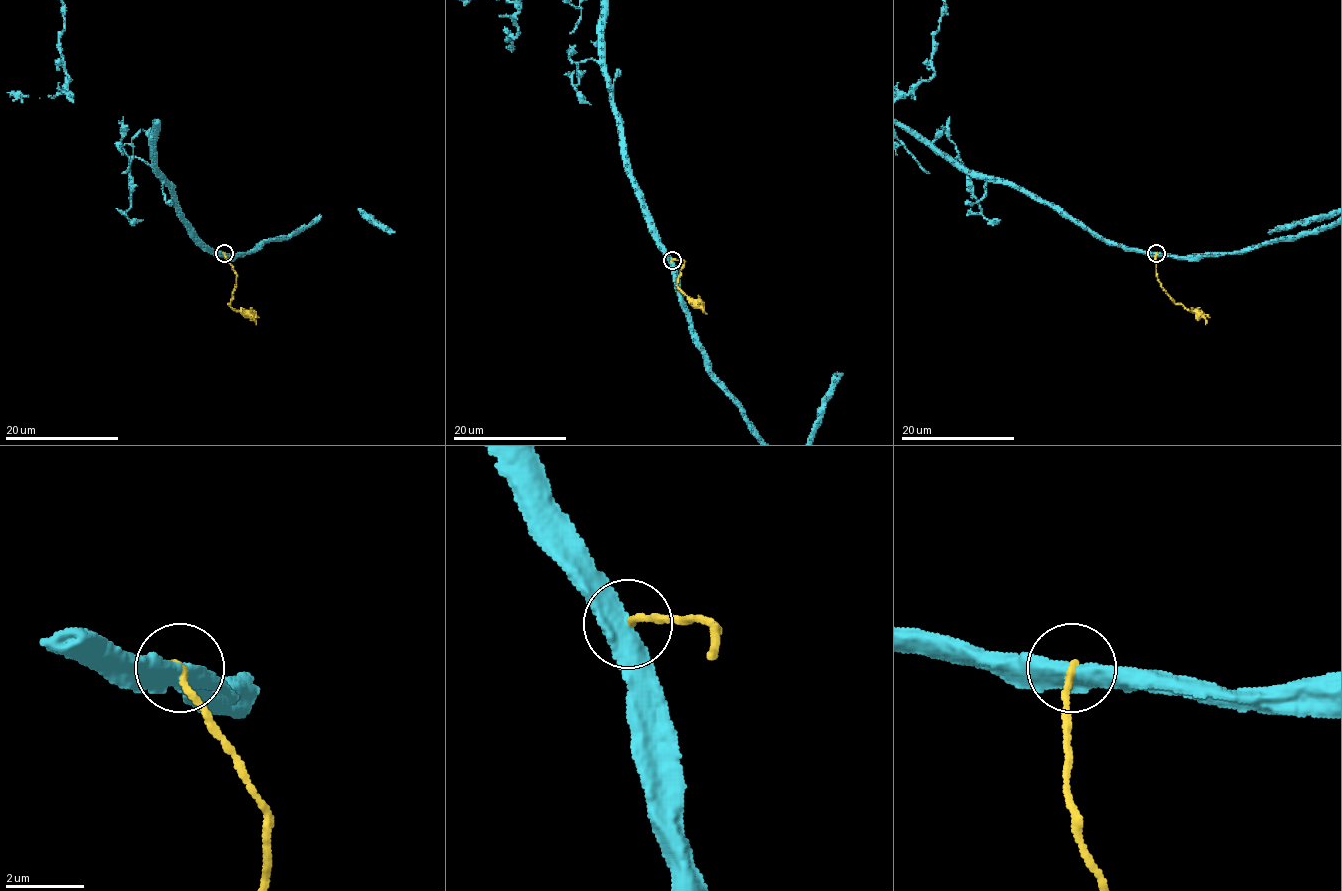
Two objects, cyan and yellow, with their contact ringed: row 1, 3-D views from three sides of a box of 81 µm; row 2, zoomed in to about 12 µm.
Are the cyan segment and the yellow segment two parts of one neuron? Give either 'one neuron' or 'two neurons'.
two neurons

